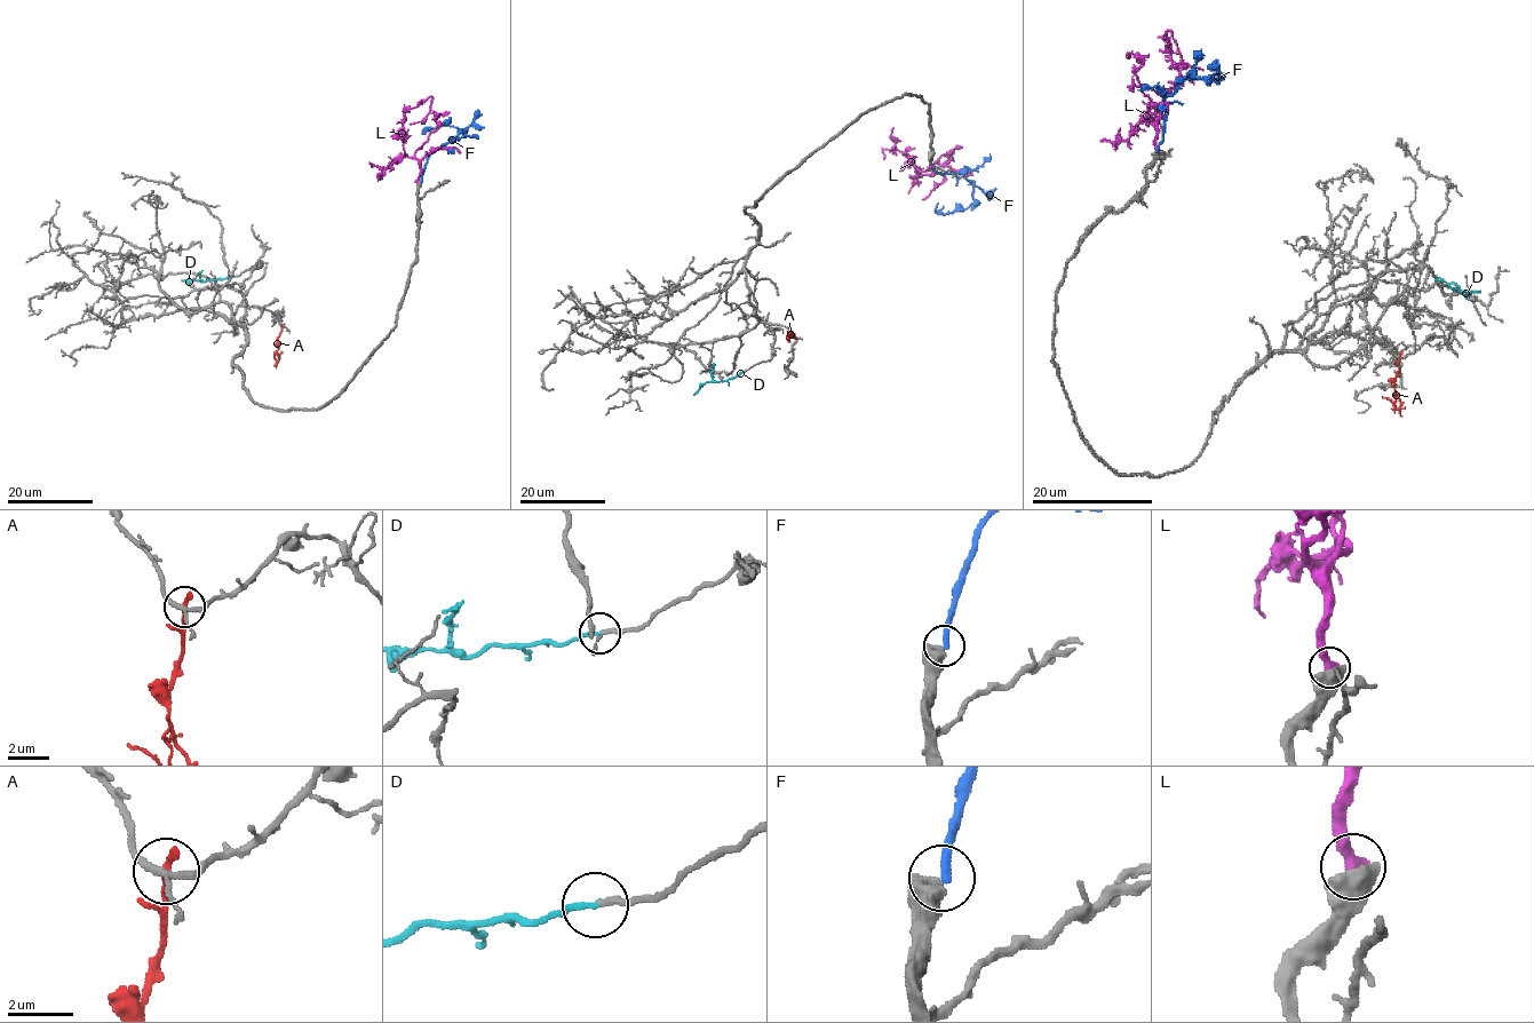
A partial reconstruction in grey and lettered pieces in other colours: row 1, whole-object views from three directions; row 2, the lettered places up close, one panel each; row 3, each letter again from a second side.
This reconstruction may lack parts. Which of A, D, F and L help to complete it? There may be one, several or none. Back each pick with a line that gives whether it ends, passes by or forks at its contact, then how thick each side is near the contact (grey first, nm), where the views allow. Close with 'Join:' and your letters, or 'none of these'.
D: it ends; calibres 200 and 170 nm
Join: D

